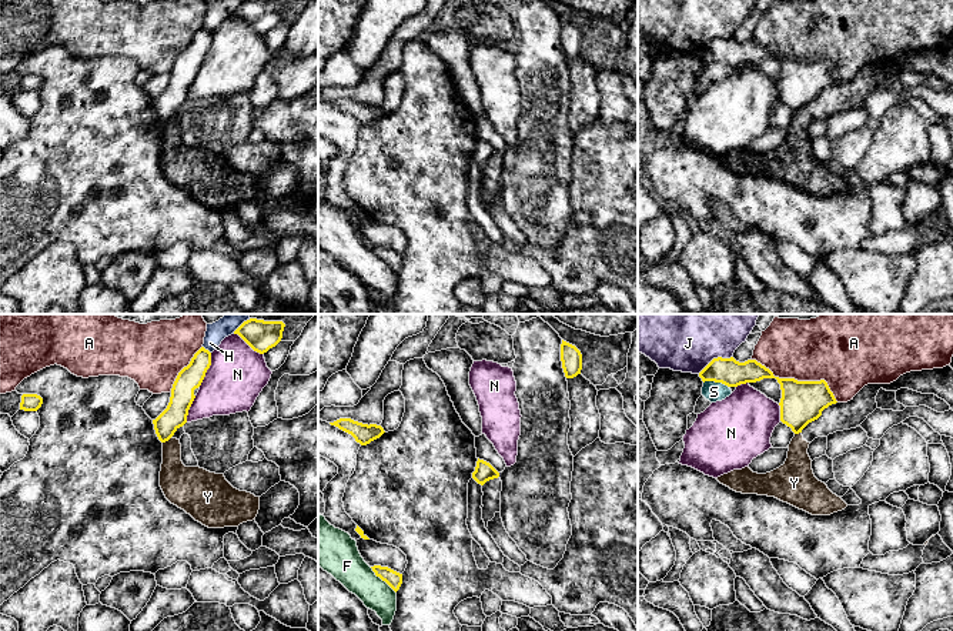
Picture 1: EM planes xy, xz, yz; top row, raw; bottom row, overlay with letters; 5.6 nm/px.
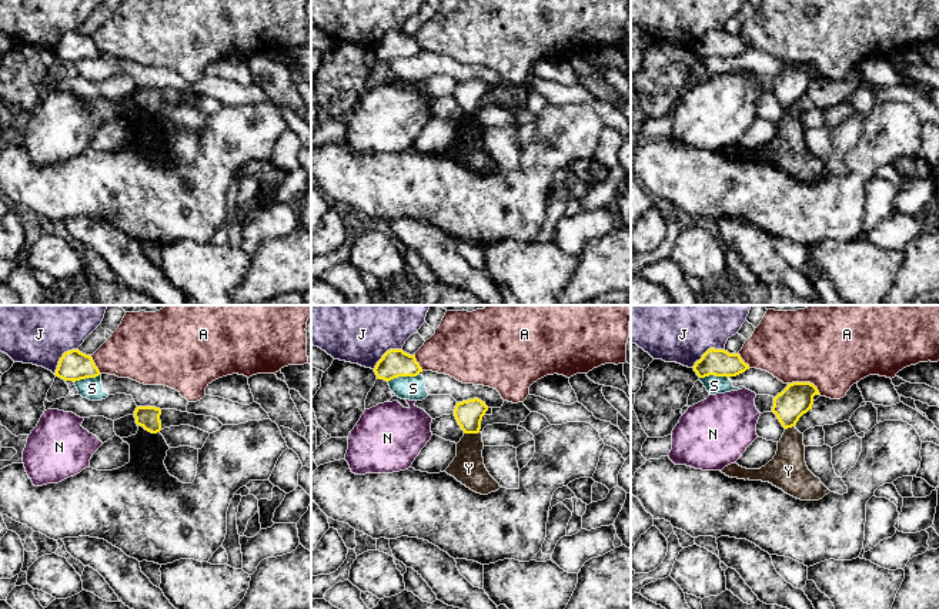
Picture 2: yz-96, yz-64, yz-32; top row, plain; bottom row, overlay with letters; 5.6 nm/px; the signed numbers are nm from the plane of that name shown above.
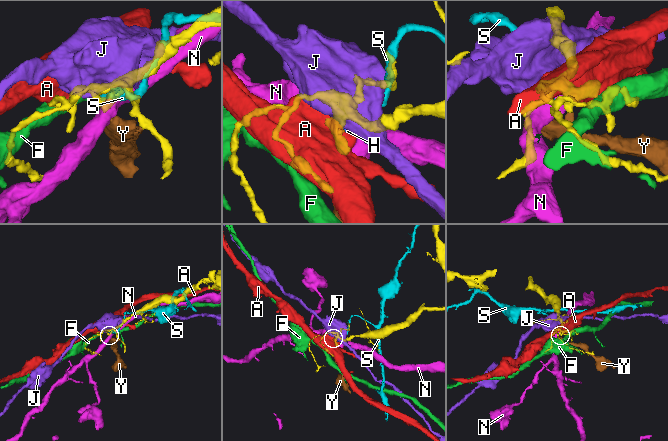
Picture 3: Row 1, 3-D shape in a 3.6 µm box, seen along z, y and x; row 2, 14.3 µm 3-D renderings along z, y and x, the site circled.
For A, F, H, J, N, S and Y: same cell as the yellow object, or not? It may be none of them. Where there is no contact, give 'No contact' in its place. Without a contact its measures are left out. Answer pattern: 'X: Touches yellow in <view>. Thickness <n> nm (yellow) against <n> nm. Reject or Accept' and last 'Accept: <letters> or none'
A: Touches yellow in yz. Thickness 240 nm (yellow) against 360 nm. Reject
F: Touches yellow in xz. Thickness 90 nm (yellow) against 200 nm. Reject
H: Touches yellow in xy. Thickness 140 nm (yellow) against 110 nm. Reject
J: Touches yellow in yz. Thickness 150 nm (yellow) against 300 nm. Reject
N: Touches yellow in xy. Thickness 140 nm (yellow) against 320 nm. Reject
S: Touches yellow in yz. Thickness 150 nm (yellow) against 110 nm. Reject
Y: Touches yellow in xy. Thickness 140 nm (yellow) against 200 nm. Reject
Accept: none

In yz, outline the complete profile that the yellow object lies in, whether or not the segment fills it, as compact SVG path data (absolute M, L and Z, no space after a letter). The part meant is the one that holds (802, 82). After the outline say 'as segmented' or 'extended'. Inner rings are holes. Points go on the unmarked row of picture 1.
M713 39L700 53L702 61L722 63L728 67L738 67L746 63L756 63L763 59L776 59L780 64L780 101L792 108L795 114L822 96L822 91L836 79L825 60L797 61L795 59L779 59L758 43L748 40L745 43L730 39Z; as segmented

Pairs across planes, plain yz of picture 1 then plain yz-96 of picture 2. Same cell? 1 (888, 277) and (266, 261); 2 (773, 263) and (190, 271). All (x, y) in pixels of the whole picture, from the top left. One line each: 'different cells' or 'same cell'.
1: different cells
2: different cells

